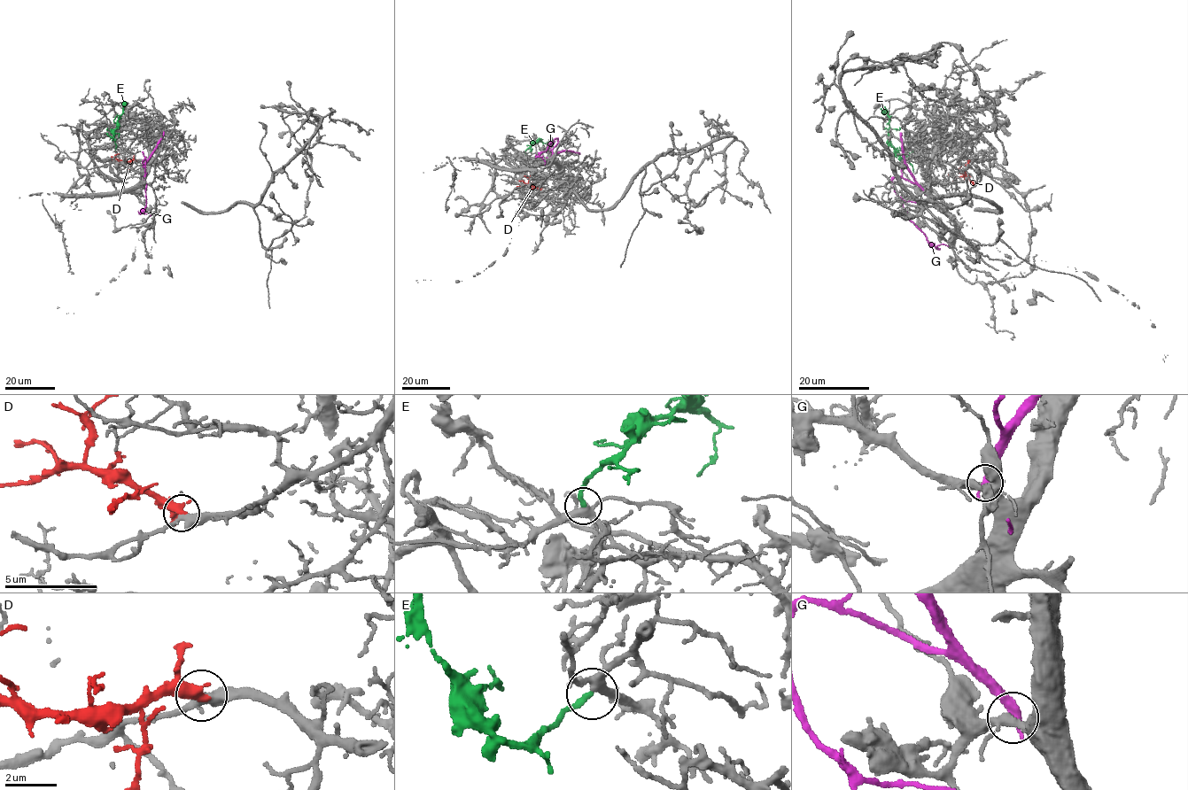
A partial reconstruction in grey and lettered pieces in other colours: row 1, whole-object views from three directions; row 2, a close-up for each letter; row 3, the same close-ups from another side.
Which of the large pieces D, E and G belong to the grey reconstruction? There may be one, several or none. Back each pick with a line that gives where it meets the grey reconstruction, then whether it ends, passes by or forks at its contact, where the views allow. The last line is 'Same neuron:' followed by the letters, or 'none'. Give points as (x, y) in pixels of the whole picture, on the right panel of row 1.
D: Touches grey at (968, 166). It ends there
E: Touches grey at (913, 151). It ends there
Same neuron: D, E

